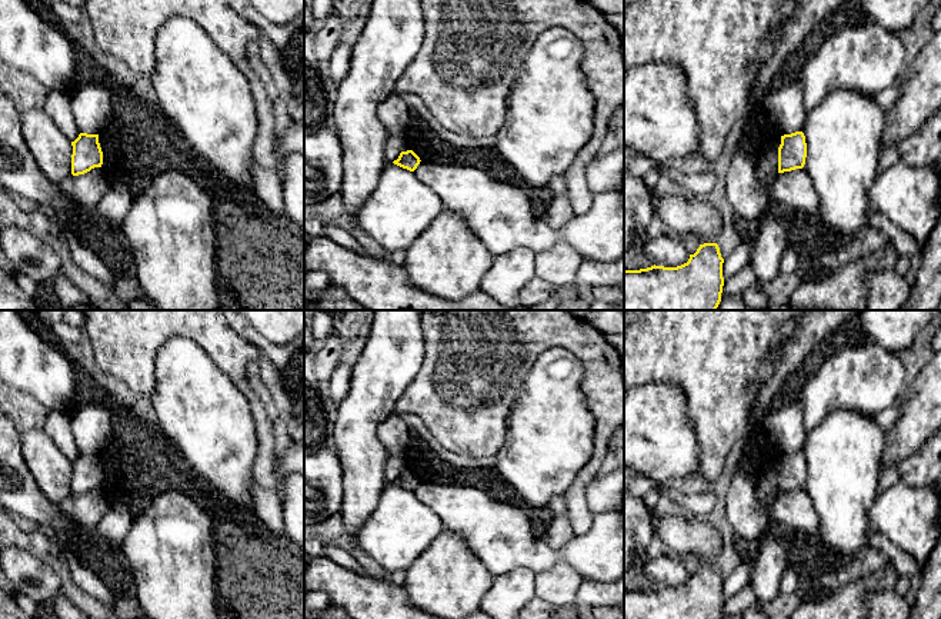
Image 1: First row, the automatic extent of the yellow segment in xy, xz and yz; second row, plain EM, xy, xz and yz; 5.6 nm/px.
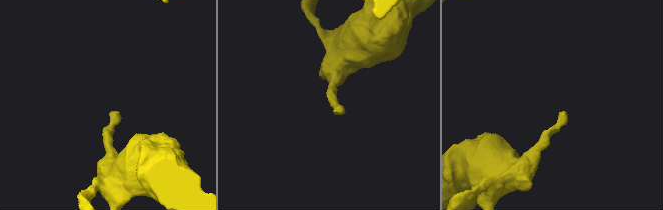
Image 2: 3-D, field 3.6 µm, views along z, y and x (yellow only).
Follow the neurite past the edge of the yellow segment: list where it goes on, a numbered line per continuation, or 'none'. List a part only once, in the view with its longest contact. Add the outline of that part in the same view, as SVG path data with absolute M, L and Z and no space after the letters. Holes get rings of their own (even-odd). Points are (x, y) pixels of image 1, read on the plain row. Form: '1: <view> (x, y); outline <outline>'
none

